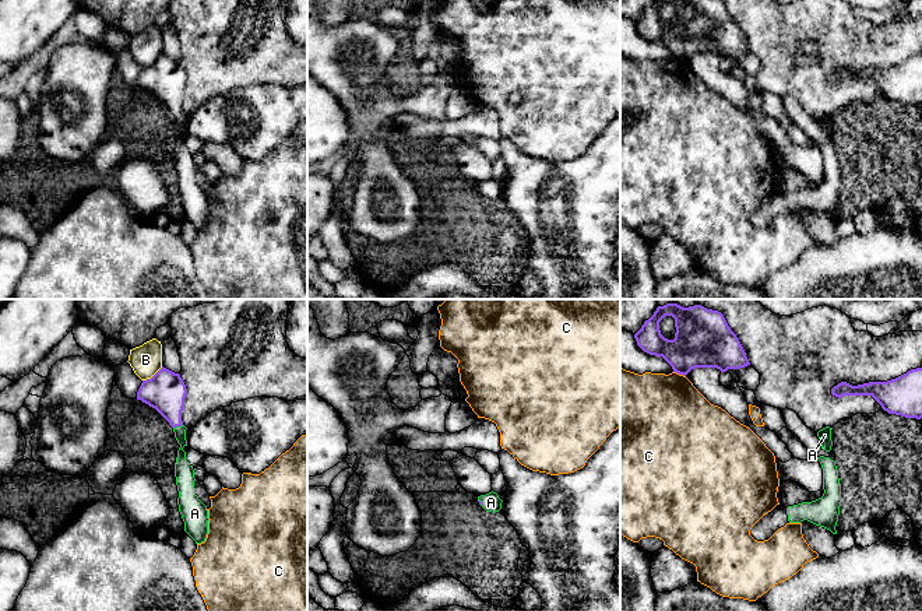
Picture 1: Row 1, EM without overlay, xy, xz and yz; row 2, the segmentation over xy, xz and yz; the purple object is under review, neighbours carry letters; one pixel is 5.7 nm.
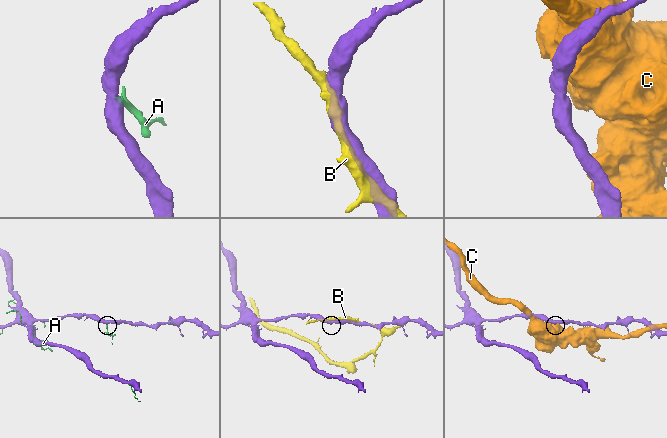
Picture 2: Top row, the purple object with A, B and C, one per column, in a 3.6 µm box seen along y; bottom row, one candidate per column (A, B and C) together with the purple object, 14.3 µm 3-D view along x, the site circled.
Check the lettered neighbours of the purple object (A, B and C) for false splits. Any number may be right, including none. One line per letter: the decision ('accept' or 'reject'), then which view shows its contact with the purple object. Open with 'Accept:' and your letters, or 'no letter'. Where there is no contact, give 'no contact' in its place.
Accept: A
A: accept; contact in xy
B: reject; contact in xy
C: reject; contact in yz

